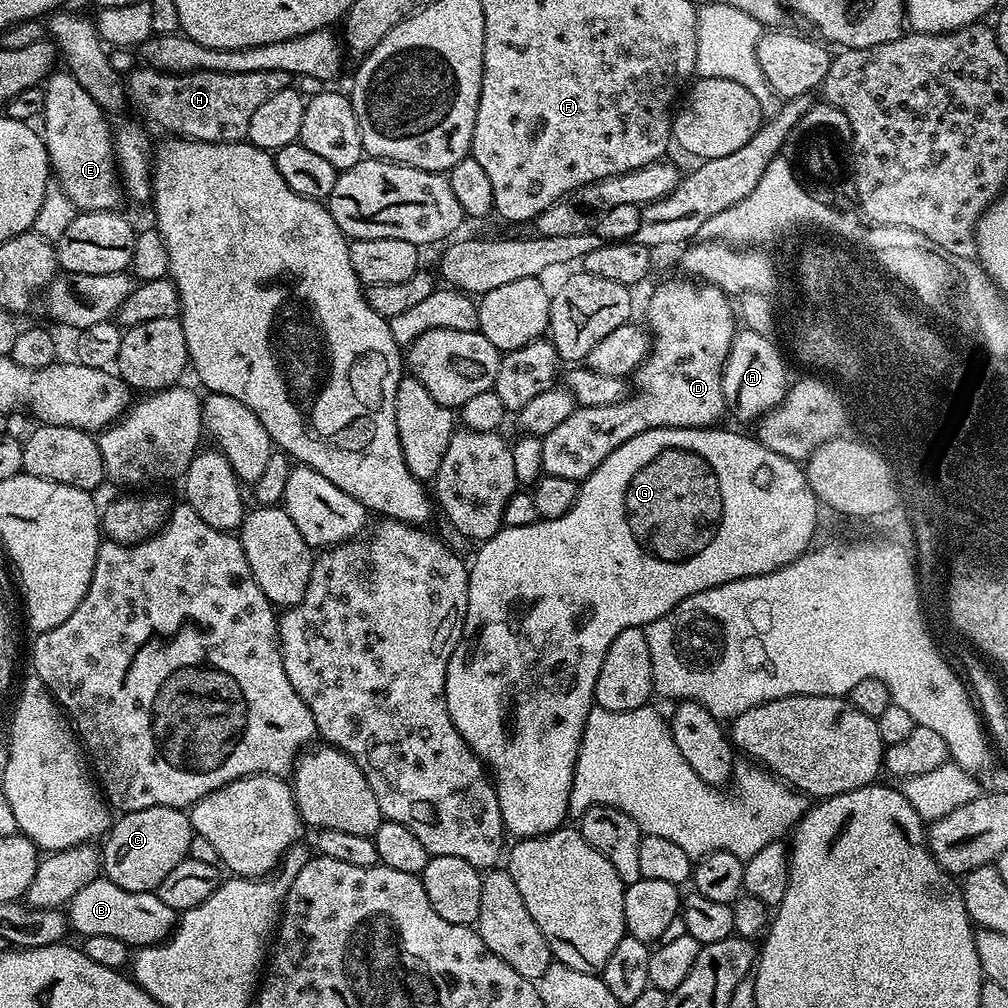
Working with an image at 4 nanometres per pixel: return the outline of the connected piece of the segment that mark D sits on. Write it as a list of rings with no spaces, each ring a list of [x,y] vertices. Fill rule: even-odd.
[[[680,278],[677,284],[660,284],[648,300],[647,327],[654,337],[654,343],[646,359],[630,376],[636,383],[636,393],[617,404],[601,408],[575,408],[550,434],[542,437],[543,475],[570,478],[582,481],[604,461],[622,442],[634,438],[651,428],[711,428],[719,425],[720,415],[726,412],[722,374],[724,363],[730,354],[732,339],[738,331],[738,312],[729,297],[720,288],[703,282],[689,282]]]

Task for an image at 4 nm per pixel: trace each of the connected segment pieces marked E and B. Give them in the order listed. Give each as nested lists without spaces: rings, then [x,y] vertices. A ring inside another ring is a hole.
[[[66,70],[53,71],[44,81],[44,145],[55,183],[80,212],[111,212],[122,200],[116,167],[114,128],[103,108],[78,86]]]
[[[98,878],[90,882],[90,886],[82,886],[82,890],[68,901],[66,915],[73,933],[81,932],[80,936],[84,938],[90,935],[118,938],[133,949],[167,940],[178,919],[177,909],[166,906],[155,892],[122,890],[122,886],[114,886],[107,878]]]

